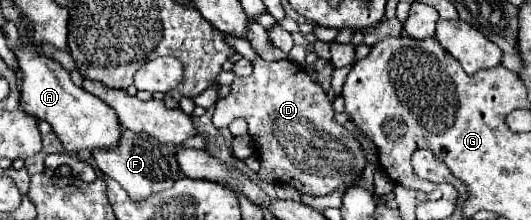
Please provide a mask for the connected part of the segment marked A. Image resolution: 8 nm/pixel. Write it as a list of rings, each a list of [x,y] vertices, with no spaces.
[[[24,40],[22,46],[16,48],[16,58],[24,74],[20,108],[28,114],[34,114],[40,120],[46,120],[52,126],[54,134],[58,136],[66,152],[74,154],[80,150],[96,150],[96,148],[114,150],[118,146],[122,134],[120,122],[116,122],[116,112],[106,102],[74,86],[70,74],[58,62],[34,52],[32,42]]]

